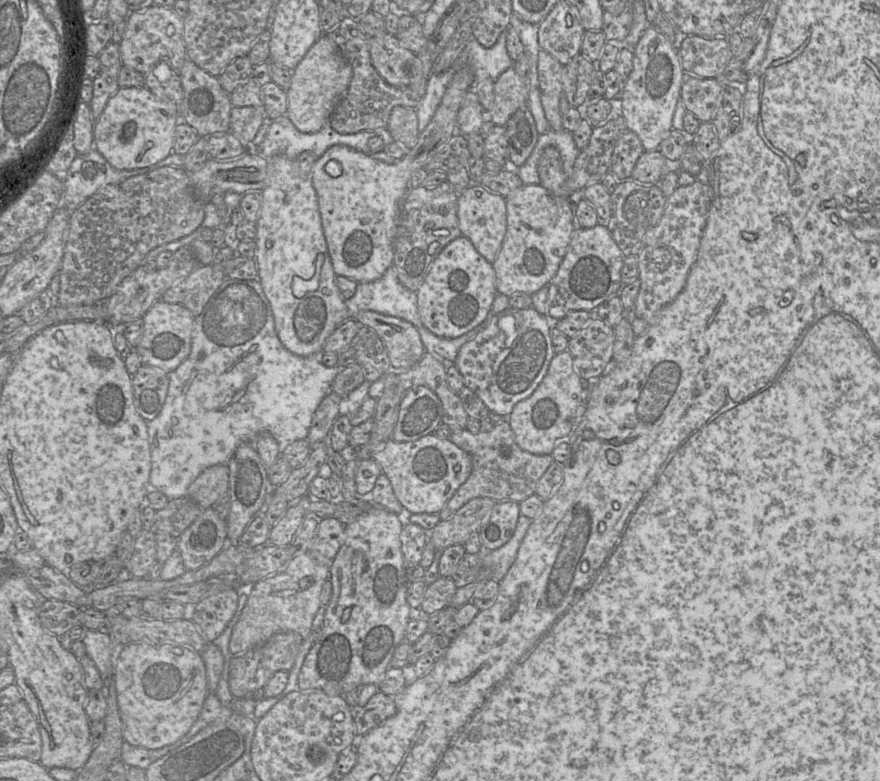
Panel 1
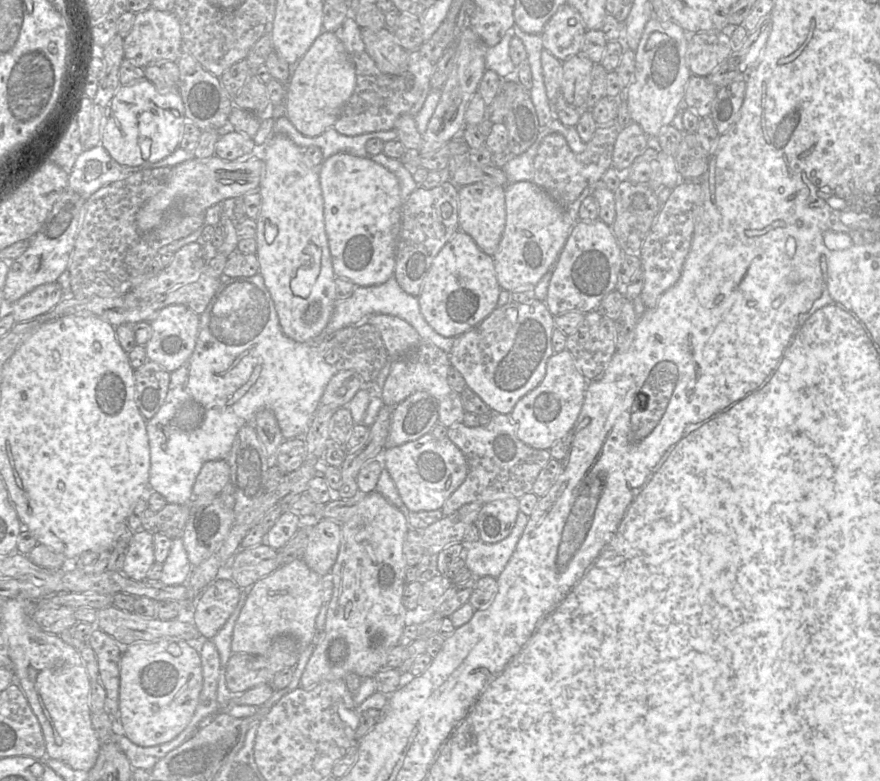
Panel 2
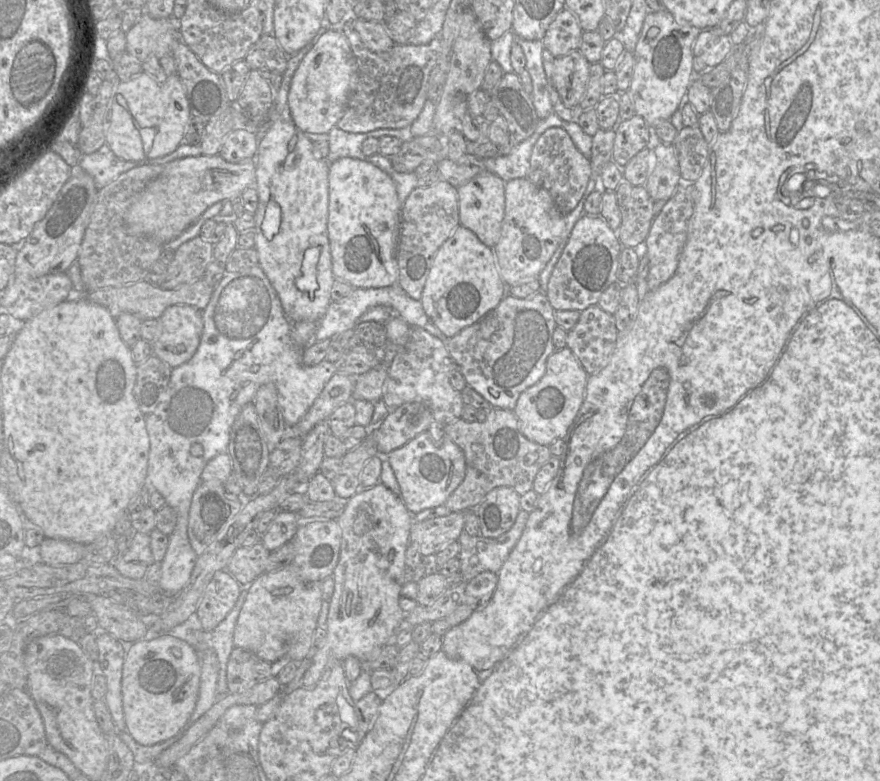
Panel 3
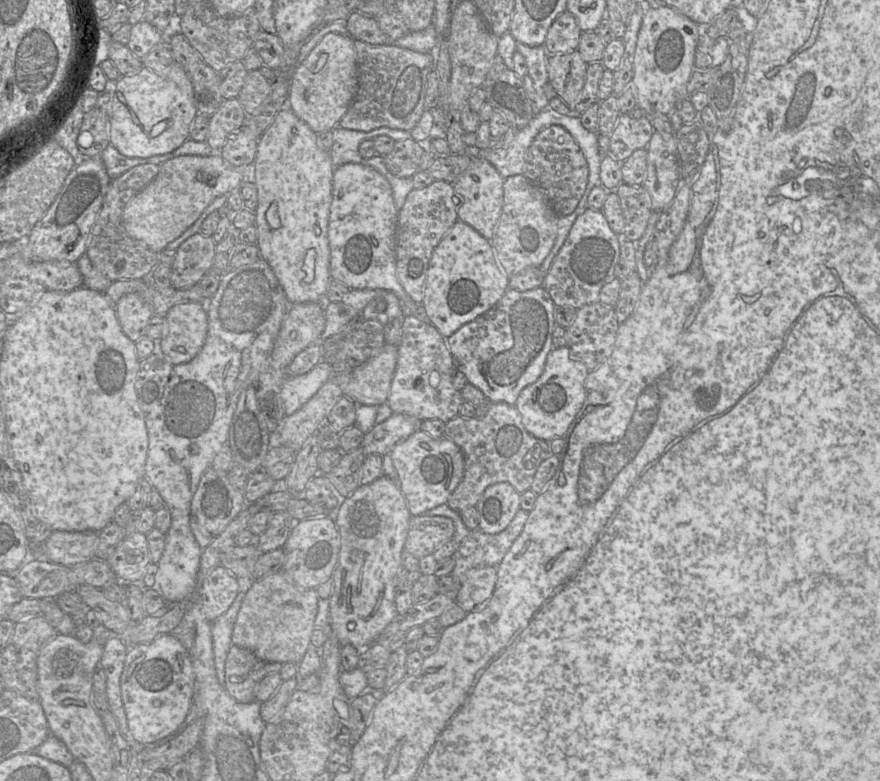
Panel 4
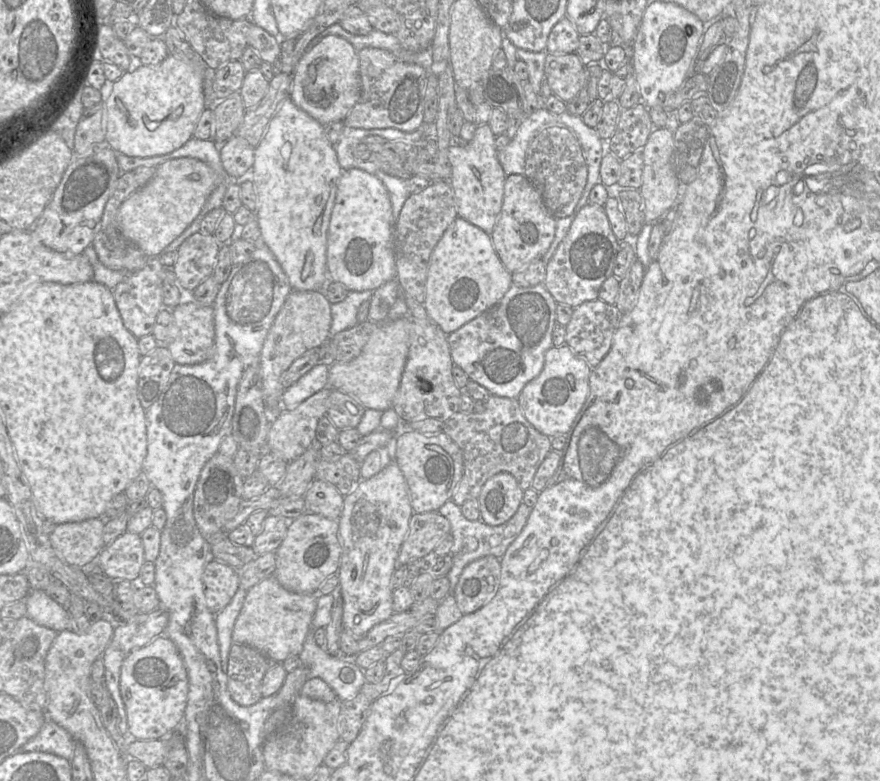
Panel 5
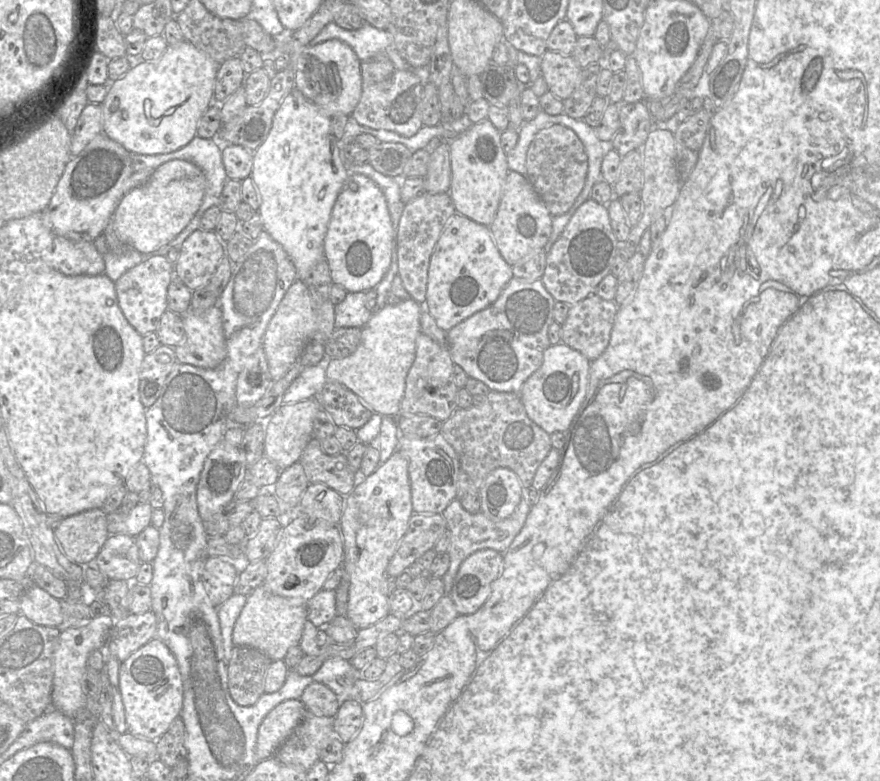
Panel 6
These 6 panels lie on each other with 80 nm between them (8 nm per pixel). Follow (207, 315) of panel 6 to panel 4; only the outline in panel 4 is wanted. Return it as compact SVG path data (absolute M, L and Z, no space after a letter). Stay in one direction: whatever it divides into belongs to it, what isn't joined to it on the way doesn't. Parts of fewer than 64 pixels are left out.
M178 303L168 311L165 320L165 334L157 341L157 350L166 355L173 365L190 362L200 352L207 337L208 316L206 303Z

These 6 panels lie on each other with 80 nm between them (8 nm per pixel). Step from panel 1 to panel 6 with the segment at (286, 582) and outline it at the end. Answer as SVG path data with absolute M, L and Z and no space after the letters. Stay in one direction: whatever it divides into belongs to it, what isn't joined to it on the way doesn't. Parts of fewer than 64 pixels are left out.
M260 585L247 596L234 625L232 641L237 646L260 650L271 661L283 660L291 647L299 645L306 620L306 602L274 595L264 585Z

